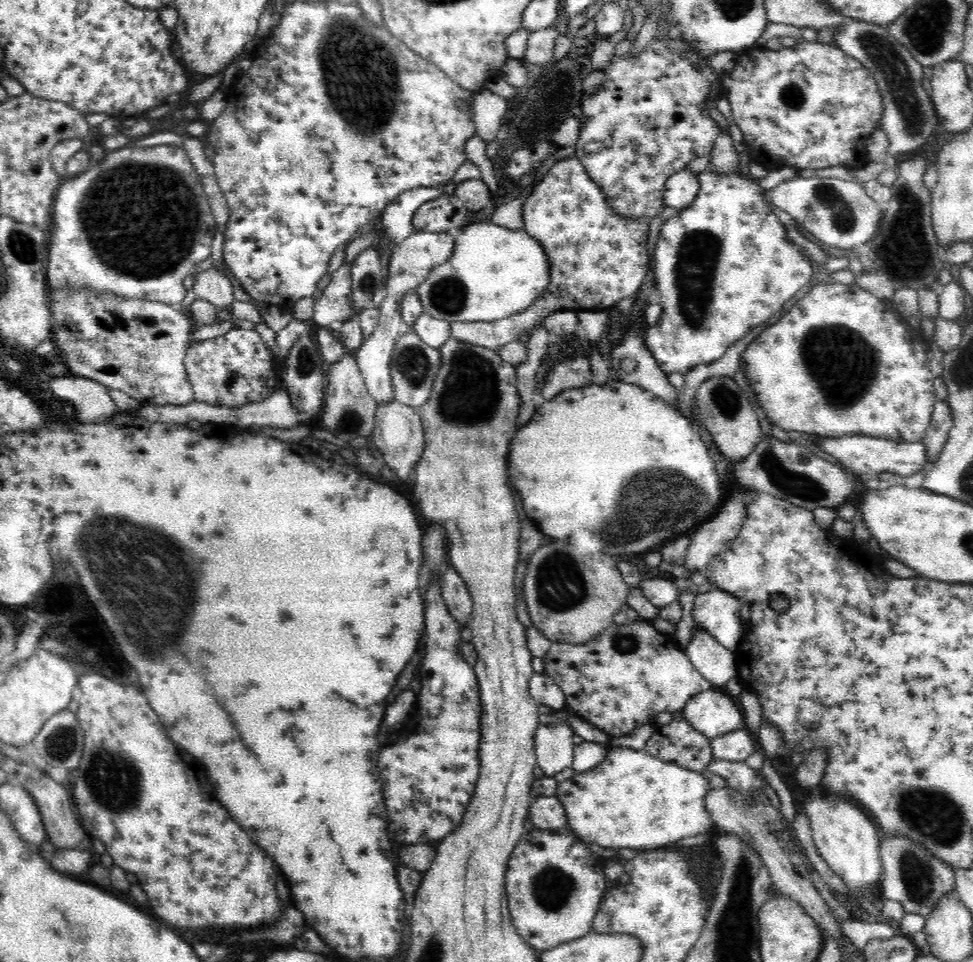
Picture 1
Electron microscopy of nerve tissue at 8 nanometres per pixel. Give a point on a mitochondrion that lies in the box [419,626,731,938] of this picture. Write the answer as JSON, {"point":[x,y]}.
{"point":[550,890]}

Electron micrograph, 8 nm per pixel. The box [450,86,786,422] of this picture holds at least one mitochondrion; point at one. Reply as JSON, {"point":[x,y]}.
{"point":[698,254]}

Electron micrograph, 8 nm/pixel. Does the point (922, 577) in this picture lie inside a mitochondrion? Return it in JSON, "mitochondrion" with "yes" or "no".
{"mitochondrion":"no"}

